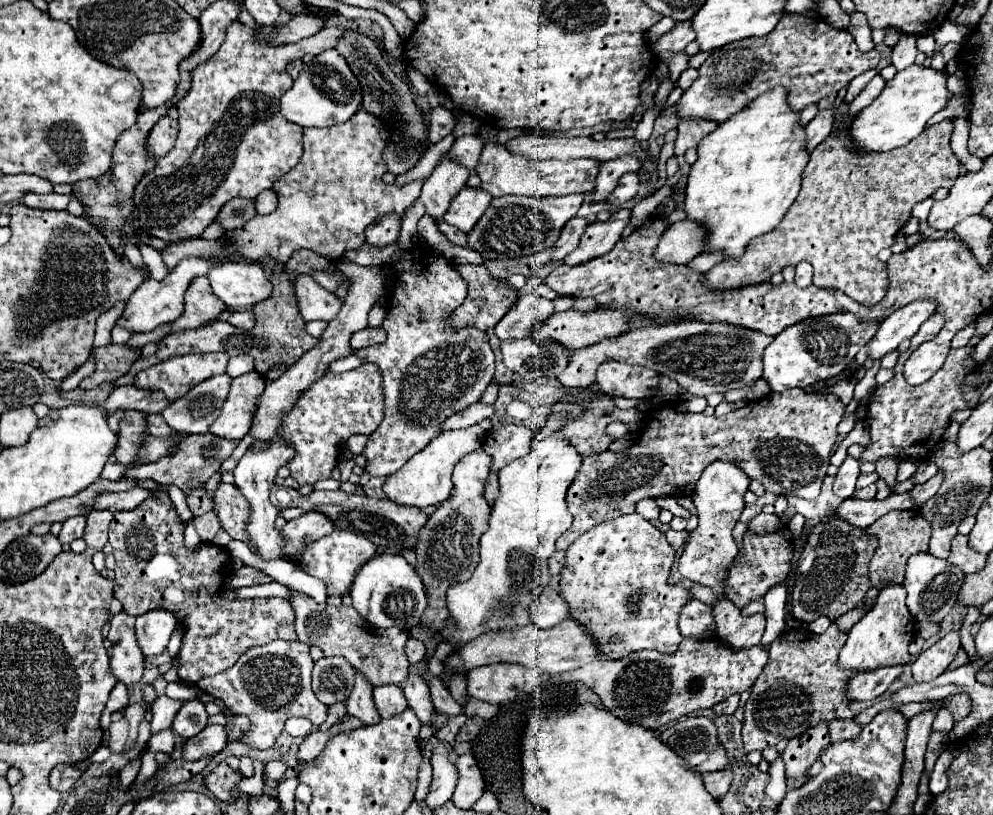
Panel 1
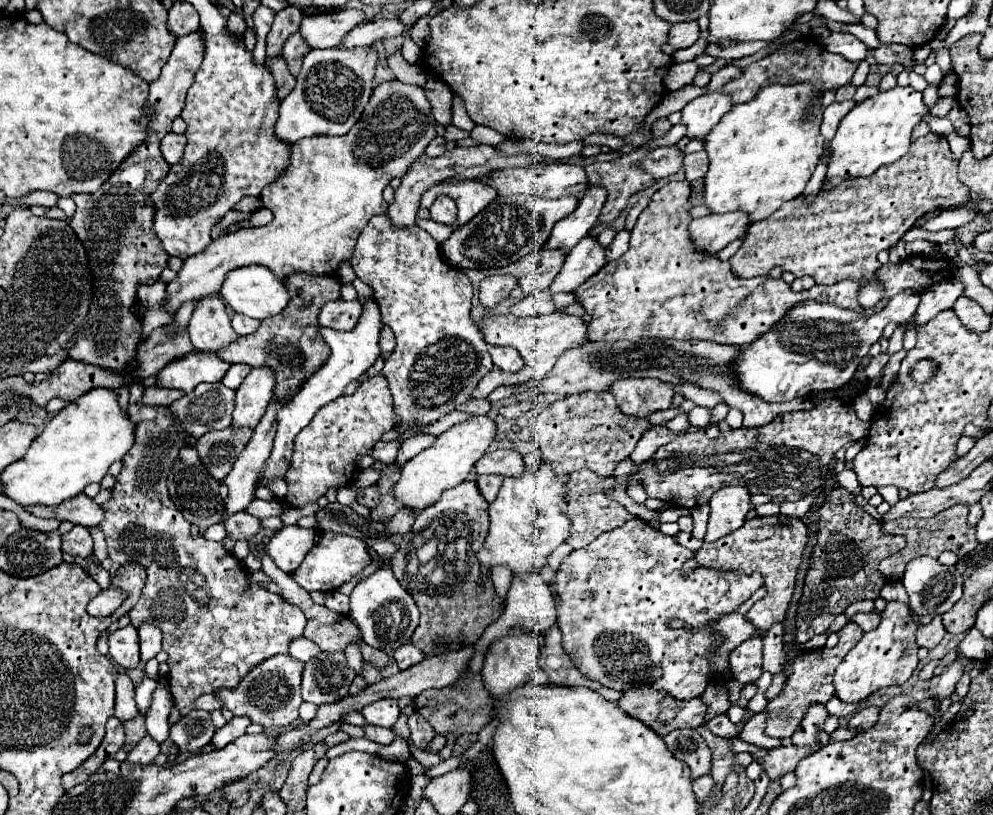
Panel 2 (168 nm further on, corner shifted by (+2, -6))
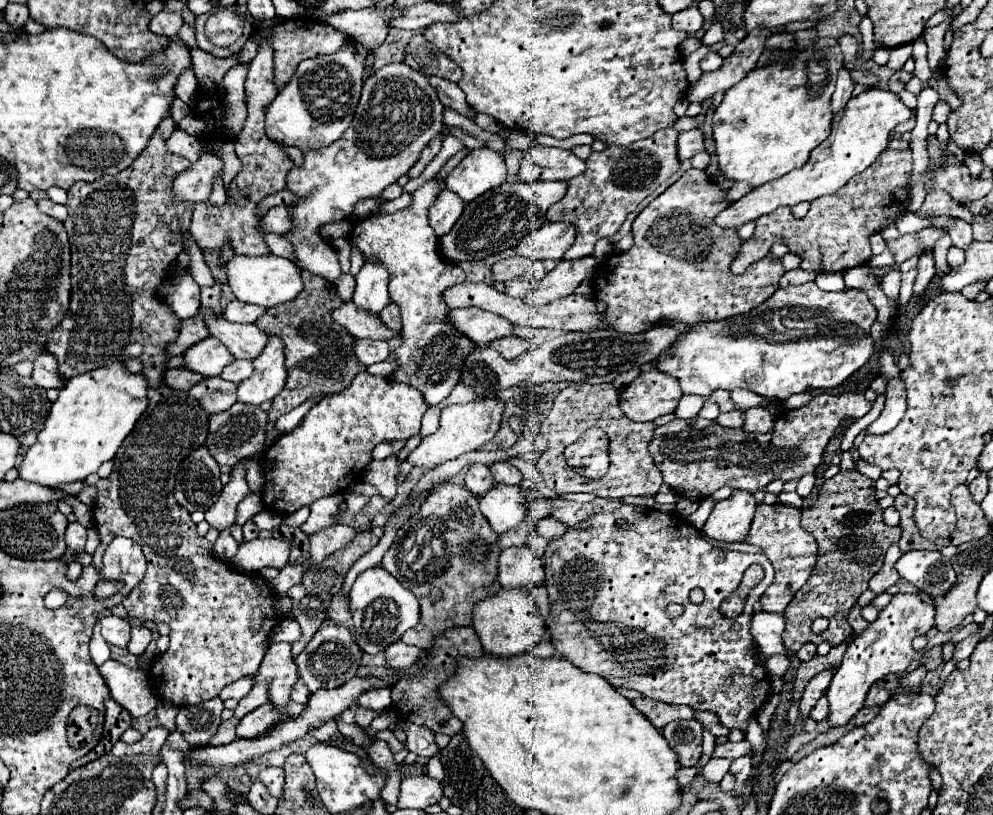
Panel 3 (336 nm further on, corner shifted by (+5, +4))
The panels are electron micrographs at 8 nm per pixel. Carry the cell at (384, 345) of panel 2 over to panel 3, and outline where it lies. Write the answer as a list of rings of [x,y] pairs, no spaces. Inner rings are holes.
[[[389,303],[389,305],[379,313],[379,317],[381,317],[381,321],[383,321],[389,329],[393,329],[393,331],[399,331],[399,329],[401,329],[399,309],[397,309],[393,303]]]

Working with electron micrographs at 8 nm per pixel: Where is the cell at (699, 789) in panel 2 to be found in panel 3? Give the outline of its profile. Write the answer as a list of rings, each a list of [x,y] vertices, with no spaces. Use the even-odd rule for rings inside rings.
[[[681,767],[681,769],[677,771],[677,781],[679,781],[681,787],[687,787],[687,785],[695,779],[695,775],[697,775],[697,767],[689,767],[689,769]]]

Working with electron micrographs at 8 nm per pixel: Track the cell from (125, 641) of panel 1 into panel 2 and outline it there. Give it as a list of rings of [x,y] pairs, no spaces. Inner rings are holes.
[[[132,625],[124,629],[116,629],[108,637],[110,645],[110,659],[126,669],[134,669],[140,663],[140,647],[138,647],[138,635]]]

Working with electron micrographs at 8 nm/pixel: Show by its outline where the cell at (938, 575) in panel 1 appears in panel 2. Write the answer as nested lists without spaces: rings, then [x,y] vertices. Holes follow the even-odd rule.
[[[918,557],[918,559],[912,559],[908,565],[906,565],[906,571],[904,571],[904,577],[902,577],[902,583],[910,595],[910,609],[918,615],[918,617],[924,617],[924,615],[930,615],[930,617],[936,617],[936,615],[944,615],[948,609],[954,607],[954,603],[962,597],[962,577],[960,573],[956,571],[956,567],[946,567],[946,565],[940,565],[936,559],[932,557]]]

